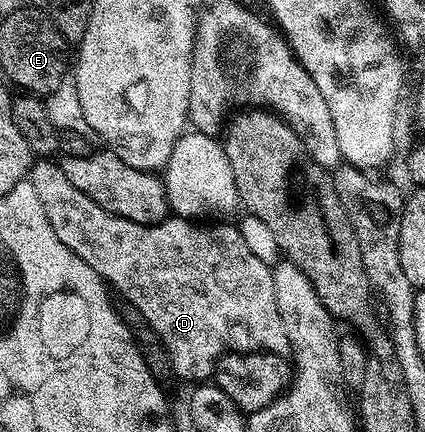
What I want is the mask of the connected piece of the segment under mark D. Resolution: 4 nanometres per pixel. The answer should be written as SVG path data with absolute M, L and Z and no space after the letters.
M39 158L32 163L29 182L33 190L37 190L41 206L45 206L45 218L49 218L53 234L57 234L82 263L93 266L96 274L116 293L127 296L128 302L143 315L144 322L159 335L171 359L171 368L181 379L210 381L215 364L226 352L272 352L282 357L290 353L287 324L277 310L272 265L267 265L247 245L246 238L237 229L230 228L230 223L204 226L182 218L168 218L158 224L138 224L114 216L97 206L89 194L81 194L81 190L65 178L65 170L51 158Z

